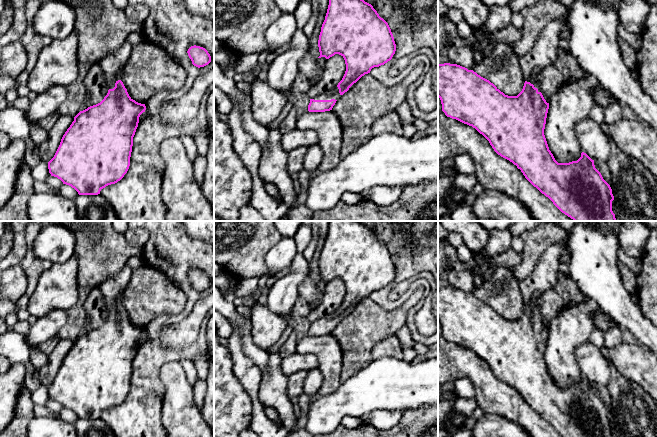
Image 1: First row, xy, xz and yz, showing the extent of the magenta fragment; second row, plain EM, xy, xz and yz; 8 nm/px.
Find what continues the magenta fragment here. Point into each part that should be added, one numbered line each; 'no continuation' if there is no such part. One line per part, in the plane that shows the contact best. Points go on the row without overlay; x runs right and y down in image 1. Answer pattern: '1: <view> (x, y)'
1: xz (334, 317)

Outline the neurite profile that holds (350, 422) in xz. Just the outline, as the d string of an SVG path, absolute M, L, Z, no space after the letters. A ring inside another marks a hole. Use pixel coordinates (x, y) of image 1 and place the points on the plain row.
M344 416L341 421L341 425L349 429L357 428L361 424L362 424L362 421L360 417Z

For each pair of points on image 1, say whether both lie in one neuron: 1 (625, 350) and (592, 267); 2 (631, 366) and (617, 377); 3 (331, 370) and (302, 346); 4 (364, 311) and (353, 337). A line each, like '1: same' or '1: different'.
1: different
2: different
3: same
4: same

